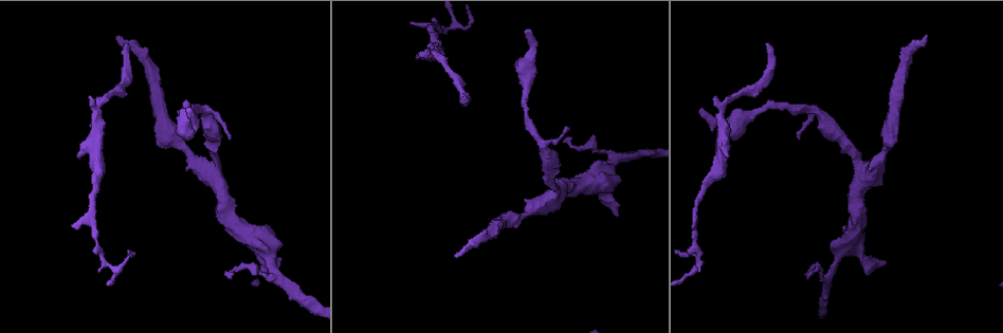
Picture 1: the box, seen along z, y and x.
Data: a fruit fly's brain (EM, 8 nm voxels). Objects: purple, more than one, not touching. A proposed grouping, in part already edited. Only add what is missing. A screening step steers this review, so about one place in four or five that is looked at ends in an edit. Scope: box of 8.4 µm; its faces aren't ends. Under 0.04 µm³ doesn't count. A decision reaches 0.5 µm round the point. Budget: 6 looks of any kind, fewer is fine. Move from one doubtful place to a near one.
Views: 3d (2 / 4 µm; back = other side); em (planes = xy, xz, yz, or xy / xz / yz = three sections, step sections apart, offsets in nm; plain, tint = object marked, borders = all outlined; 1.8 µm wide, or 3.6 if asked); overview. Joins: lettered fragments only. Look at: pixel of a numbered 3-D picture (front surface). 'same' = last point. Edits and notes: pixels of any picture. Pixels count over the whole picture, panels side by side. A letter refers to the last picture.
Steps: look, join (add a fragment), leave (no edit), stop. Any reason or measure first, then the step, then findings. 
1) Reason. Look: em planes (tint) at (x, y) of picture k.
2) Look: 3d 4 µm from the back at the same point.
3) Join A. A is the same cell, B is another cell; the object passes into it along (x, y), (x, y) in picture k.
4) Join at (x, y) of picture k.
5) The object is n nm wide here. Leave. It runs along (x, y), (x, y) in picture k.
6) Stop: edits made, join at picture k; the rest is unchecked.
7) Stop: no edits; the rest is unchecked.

An open end. Look: em 3.6 µm planes (plain) at (525, 33) of picture 1.

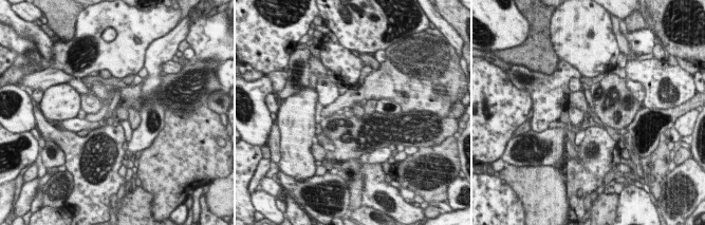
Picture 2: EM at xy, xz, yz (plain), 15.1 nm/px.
See the neighbours. Look: em 3.6 µm planes (borders) at the same point.

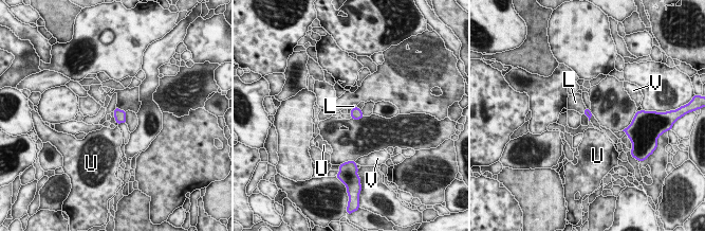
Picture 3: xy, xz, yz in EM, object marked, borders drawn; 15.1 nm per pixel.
Join at (575, 102) of picture 3. L is the same cell, U and V are other cells; the object passes into it along (587, 111), (585, 110), (575, 102) in picture 3; the cell continues.

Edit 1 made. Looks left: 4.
Look: 3d 2 µm at (278, 262) of picture 1.

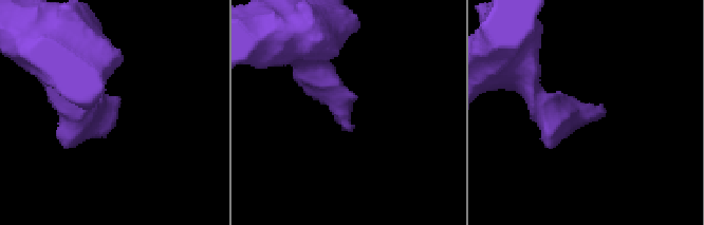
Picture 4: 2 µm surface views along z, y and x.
Look: em planes (plain) at (603, 107) of picture 4.

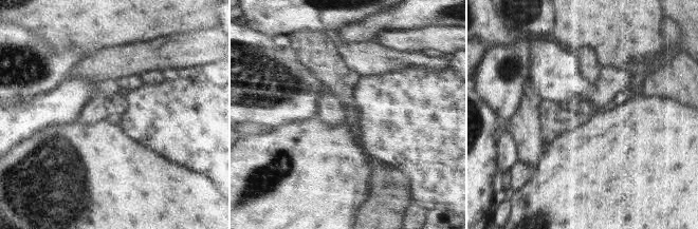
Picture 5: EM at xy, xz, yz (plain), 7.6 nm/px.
See the neighbours. Look: em planes (borders) at the same point.

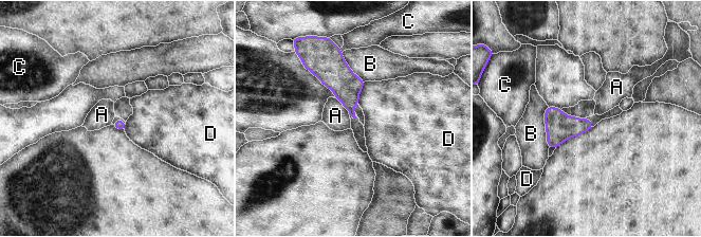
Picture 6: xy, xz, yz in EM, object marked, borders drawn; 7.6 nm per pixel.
Leave. A, B, C and D are other cells; a border runs along (335, 97), (350, 115) in picture 6; none of them fits.

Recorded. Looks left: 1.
Look: em planes (borders) at (699, 268) of picture 1.

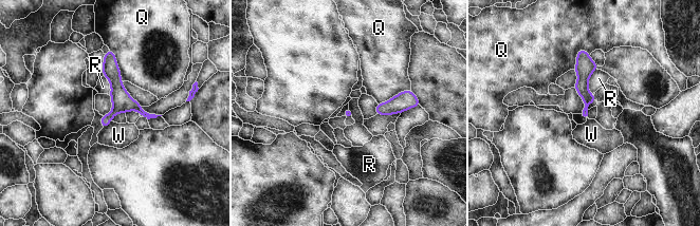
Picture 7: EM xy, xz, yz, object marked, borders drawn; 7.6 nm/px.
The object is 60 nm wide here. Leave. Q, R and W are other cells; a border runs along (111, 119), (102, 129) in picture 7; none of them fits.

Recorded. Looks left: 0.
Stop: edits made, join at picture 3; the rest is unchecked.

